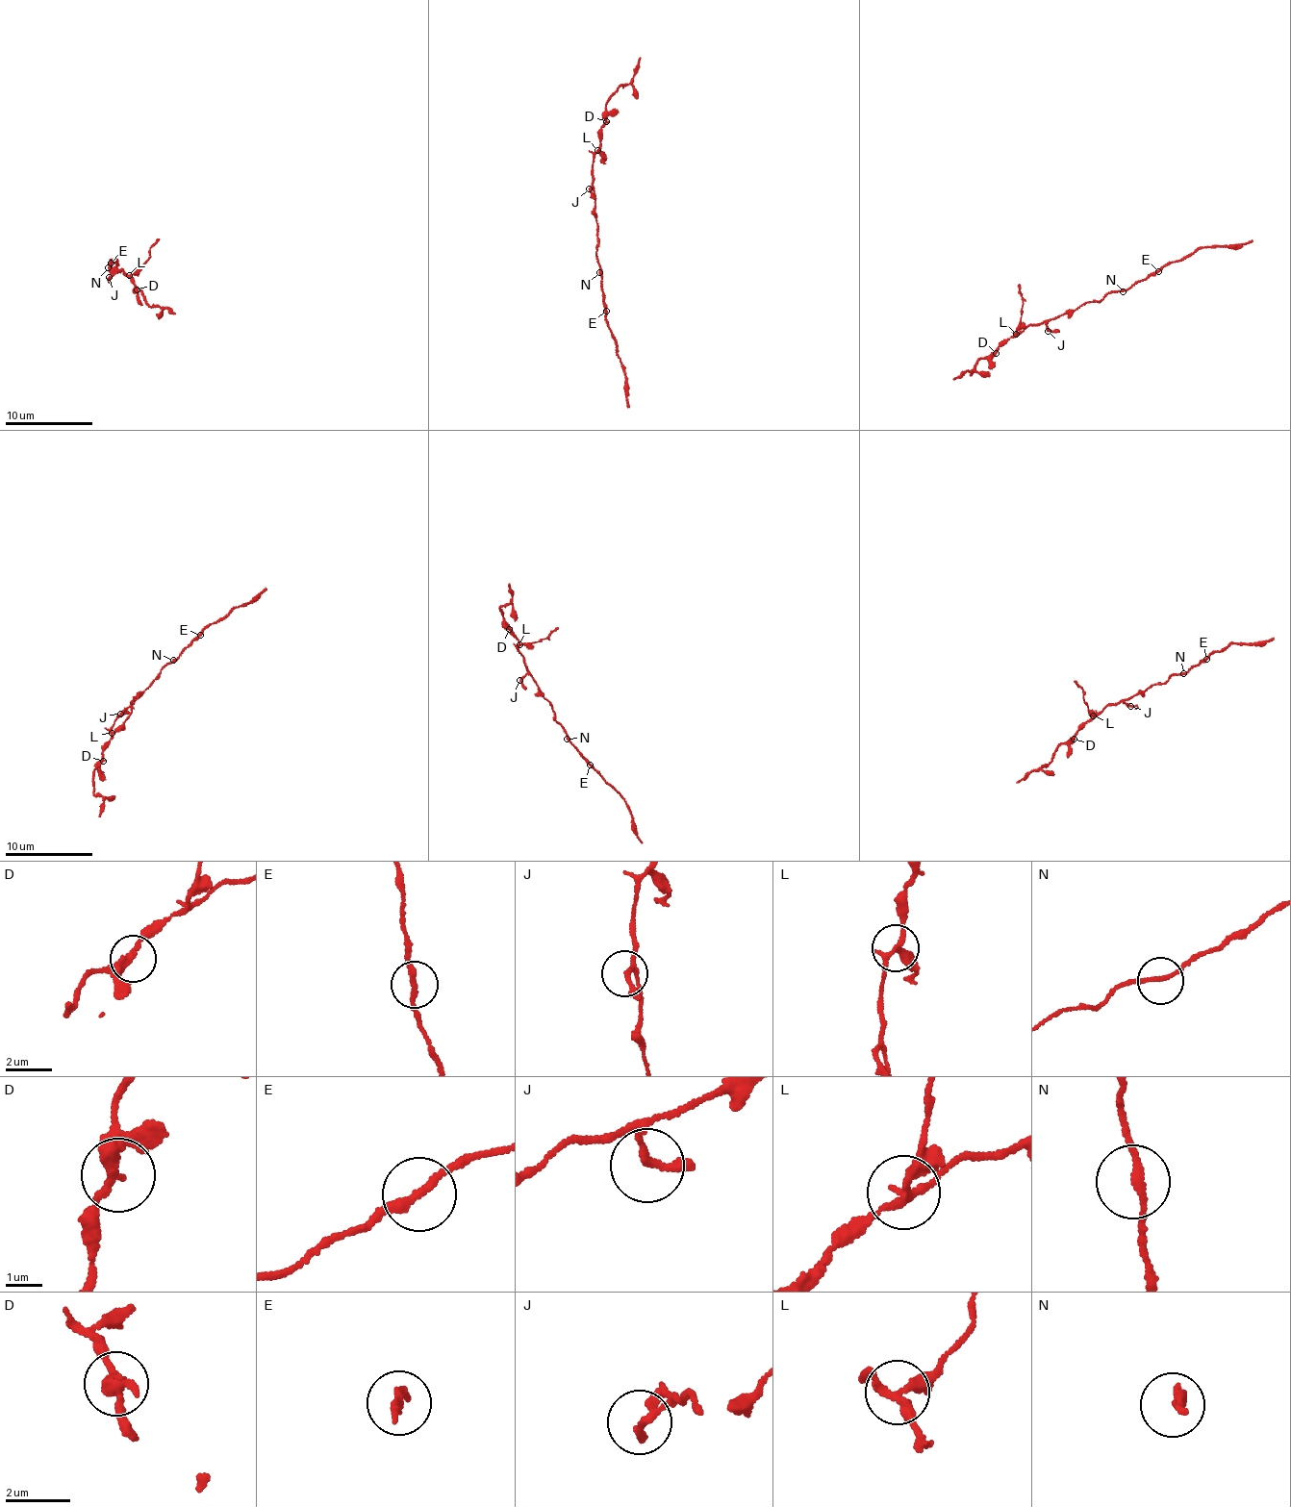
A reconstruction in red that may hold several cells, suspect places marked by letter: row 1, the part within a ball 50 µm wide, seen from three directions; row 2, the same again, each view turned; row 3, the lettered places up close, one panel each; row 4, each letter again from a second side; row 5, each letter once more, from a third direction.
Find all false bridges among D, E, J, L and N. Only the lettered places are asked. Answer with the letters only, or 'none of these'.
E, L

